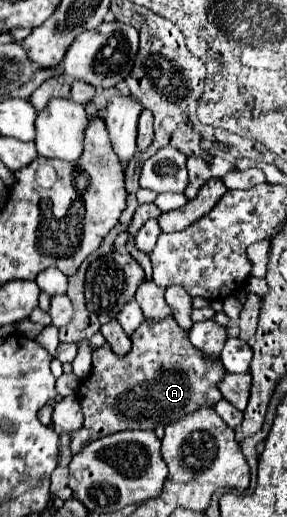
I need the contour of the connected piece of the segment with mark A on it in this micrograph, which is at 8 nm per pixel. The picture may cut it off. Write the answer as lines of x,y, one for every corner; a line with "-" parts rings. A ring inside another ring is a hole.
165,319
165,321
157,323
157,325
149,325
149,323
145,321
145,323
141,323
141,327
133,333
133,347
131,347
131,351
129,351
125,357
119,359
119,357
109,349
109,345
103,345
101,349
97,349
97,351
93,353
93,369
91,369
89,377
85,377
85,379
81,381
81,385
79,385
79,389
77,389
77,399
79,399
79,403
81,403
81,411
83,411
83,415
85,415
85,423
83,423
83,427
81,427
77,433
73,433
73,437
71,437
71,451
73,451
73,453
79,453
85,445
89,445
89,441
97,441
99,437
105,437
105,435
111,435
111,433
117,433
117,431
127,431
127,429
155,429
157,425
169,425
169,423
177,421
179,417
187,415
189,411
199,409
199,407
215,407
215,403
221,401
221,393
219,393
219,389
217,389
217,383
221,381
223,375
225,375
223,365
221,365
221,363
215,363
215,365
213,365
213,363
203,361
201,351
197,351
197,349
189,343
189,337
183,333
183,329
177,325
177,321

